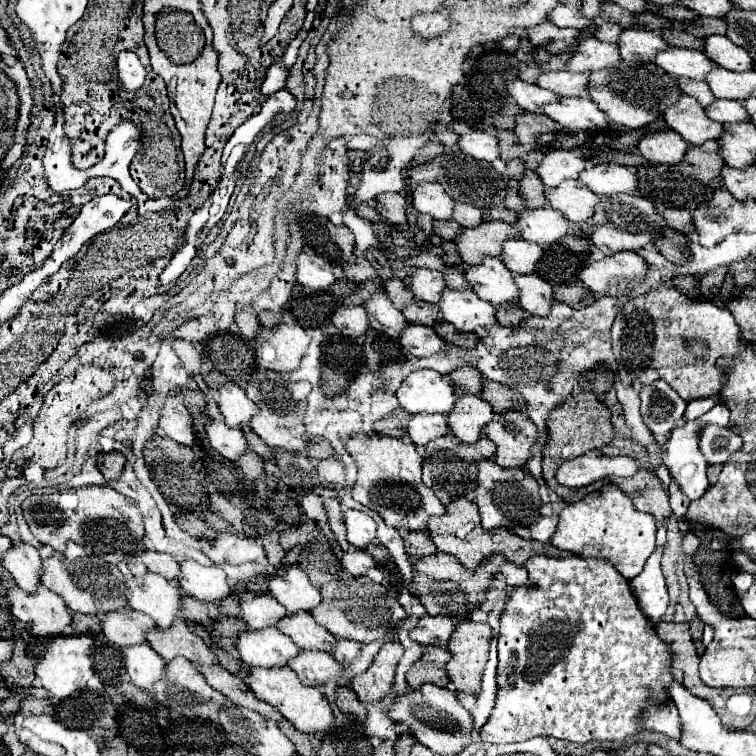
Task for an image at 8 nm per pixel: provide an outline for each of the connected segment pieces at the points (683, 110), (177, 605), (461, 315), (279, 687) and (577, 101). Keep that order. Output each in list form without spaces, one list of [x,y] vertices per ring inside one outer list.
[[[681,95],[677,105],[665,111],[665,121],[691,145],[701,145],[709,139],[719,139],[725,129],[721,123],[711,121],[705,115],[705,109],[697,103],[697,99],[689,95]]]
[[[147,573],[141,579],[127,579],[125,585],[129,589],[129,605],[153,617],[161,629],[169,629],[173,619],[183,615],[181,587],[173,587],[165,577]]]
[[[473,289],[463,291],[445,291],[439,301],[441,315],[447,323],[459,331],[475,331],[477,327],[495,325],[495,307],[477,297]]]
[[[253,667],[249,669],[247,677],[249,689],[257,695],[257,699],[271,703],[273,707],[279,709],[279,713],[299,731],[303,733],[327,733],[335,725],[335,713],[329,703],[329,699],[321,693],[319,687],[307,687],[299,681],[297,673],[289,667],[281,669],[263,669],[263,667]]]
[[[559,97],[545,105],[543,113],[571,131],[605,131],[611,125],[609,117],[597,107],[597,103],[587,97]]]

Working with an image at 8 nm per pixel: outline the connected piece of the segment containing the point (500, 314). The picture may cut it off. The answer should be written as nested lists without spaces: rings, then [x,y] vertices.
[[[505,303],[505,305],[497,307],[497,319],[499,319],[499,325],[515,327],[515,323],[525,321],[525,311],[521,311],[521,307],[517,307],[517,305],[511,307],[511,303]]]

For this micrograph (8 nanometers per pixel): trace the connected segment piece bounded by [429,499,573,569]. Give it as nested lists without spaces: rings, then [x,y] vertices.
[[[451,501],[447,503],[447,513],[439,519],[431,519],[429,521],[429,535],[435,543],[435,547],[443,553],[449,553],[453,557],[457,557],[465,567],[469,569],[477,569],[481,563],[485,563],[485,559],[493,557],[493,555],[505,555],[505,559],[517,567],[525,567],[525,563],[537,555],[545,555],[545,557],[555,557],[555,559],[565,559],[565,557],[573,557],[569,551],[561,551],[555,549],[549,543],[531,543],[527,539],[521,539],[517,535],[513,535],[511,531],[505,531],[503,527],[493,529],[493,531],[485,531],[481,527],[481,517],[479,517],[479,509],[475,503],[471,501]]]

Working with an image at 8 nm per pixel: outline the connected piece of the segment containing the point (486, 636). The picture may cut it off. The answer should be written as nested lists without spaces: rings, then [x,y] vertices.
[[[457,621],[457,629],[449,641],[451,661],[447,675],[455,689],[469,697],[481,693],[481,673],[488,660],[492,629],[477,629],[473,621]]]

